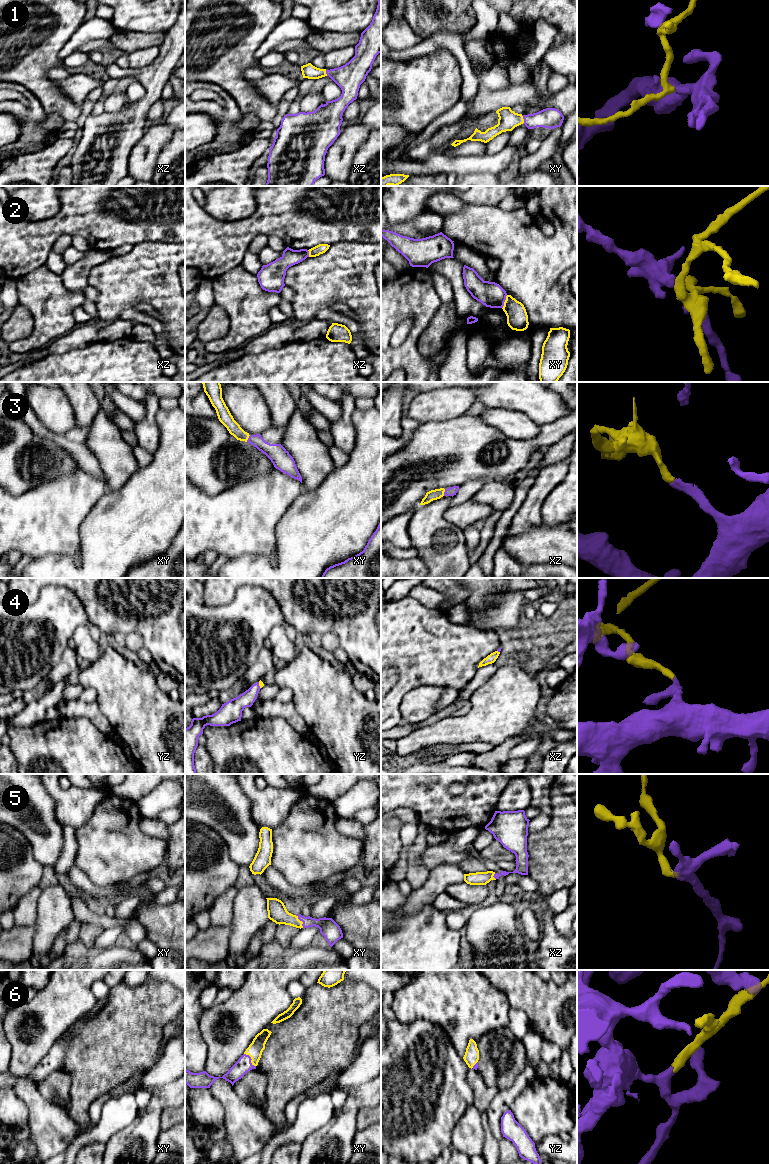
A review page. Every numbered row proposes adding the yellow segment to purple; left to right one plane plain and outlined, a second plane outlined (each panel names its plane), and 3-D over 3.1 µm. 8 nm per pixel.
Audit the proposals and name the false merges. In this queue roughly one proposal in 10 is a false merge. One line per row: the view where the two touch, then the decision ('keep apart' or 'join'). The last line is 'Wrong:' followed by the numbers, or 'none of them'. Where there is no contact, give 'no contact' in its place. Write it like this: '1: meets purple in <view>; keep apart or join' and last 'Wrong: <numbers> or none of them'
1: meets purple in xy; join
2: meets purple in xy; keep apart
3: meets purple in xy; join
4: meets purple in yz; join
5: meets purple in xy; join
6: meets purple in xy; join
Wrong: 2

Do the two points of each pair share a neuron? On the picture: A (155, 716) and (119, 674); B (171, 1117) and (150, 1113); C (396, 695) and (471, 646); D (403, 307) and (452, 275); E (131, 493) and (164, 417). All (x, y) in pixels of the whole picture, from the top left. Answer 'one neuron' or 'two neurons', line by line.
A: one neuron
B: two neurons
C: one neuron
D: two neurons
E: one neuron

